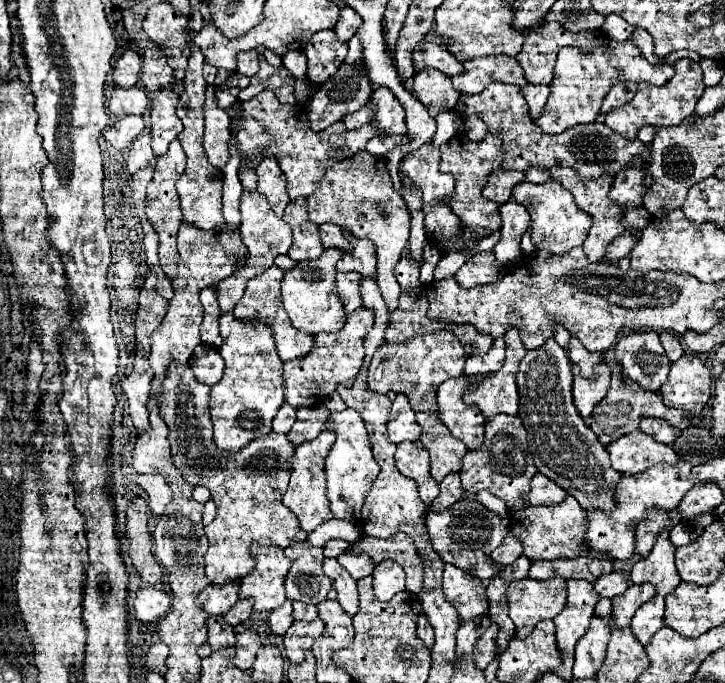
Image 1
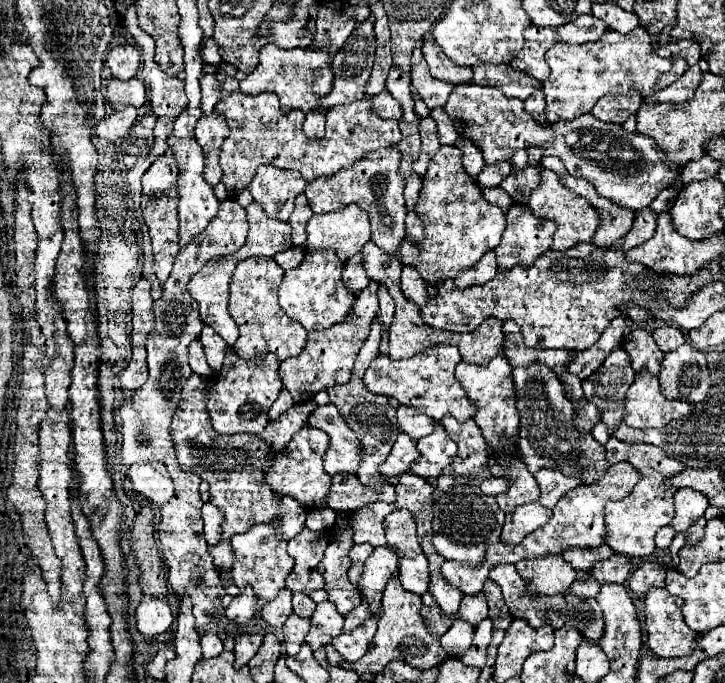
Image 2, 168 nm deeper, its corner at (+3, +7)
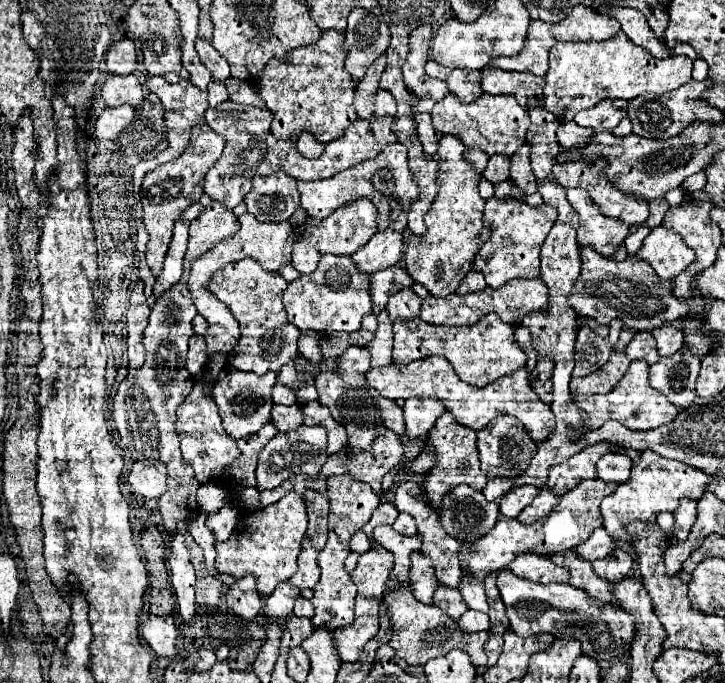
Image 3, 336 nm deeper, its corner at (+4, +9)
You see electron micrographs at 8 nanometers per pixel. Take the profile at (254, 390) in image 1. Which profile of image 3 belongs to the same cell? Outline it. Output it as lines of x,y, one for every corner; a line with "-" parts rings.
222,368
222,372
216,378
214,390
212,390
212,400
216,402
222,424
232,438
238,440
238,438
244,438
246,434
254,434
254,430
260,430
266,422
270,422
270,410
272,410
270,390
274,384
276,384
274,372
258,376
254,372

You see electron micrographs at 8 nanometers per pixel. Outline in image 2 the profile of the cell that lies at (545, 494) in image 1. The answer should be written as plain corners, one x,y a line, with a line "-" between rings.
539,470
535,474
535,480
541,490
539,502
547,508
553,508
569,490
573,490
575,486
581,484
579,478
567,478
555,470

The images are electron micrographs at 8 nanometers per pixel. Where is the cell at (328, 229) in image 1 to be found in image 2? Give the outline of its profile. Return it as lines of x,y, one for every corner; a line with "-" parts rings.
357,204
313,216
307,224
307,250
337,250
341,262
357,254
371,238
369,218

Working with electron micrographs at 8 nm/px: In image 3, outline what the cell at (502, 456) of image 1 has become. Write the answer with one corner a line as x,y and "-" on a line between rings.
520,486
520,488
510,490
500,500
502,516
508,516
508,518
520,516
520,512
536,498
536,494
538,494
538,488
534,488
534,486

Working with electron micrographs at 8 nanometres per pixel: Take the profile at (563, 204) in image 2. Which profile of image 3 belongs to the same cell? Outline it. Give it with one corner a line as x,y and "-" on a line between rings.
570,188
566,196
574,210
580,214
578,244
592,246
600,254
612,256
614,250
618,250
618,246
622,246
624,238
630,234
630,226
602,216
596,202
582,188

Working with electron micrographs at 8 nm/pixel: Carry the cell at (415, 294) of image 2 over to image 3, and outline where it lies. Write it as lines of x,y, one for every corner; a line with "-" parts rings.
404,288
404,290
396,292
388,300
386,312
388,312
388,318
392,322
410,320
410,318
416,318
420,314
420,304
422,304
422,300
414,294
414,290
412,288

